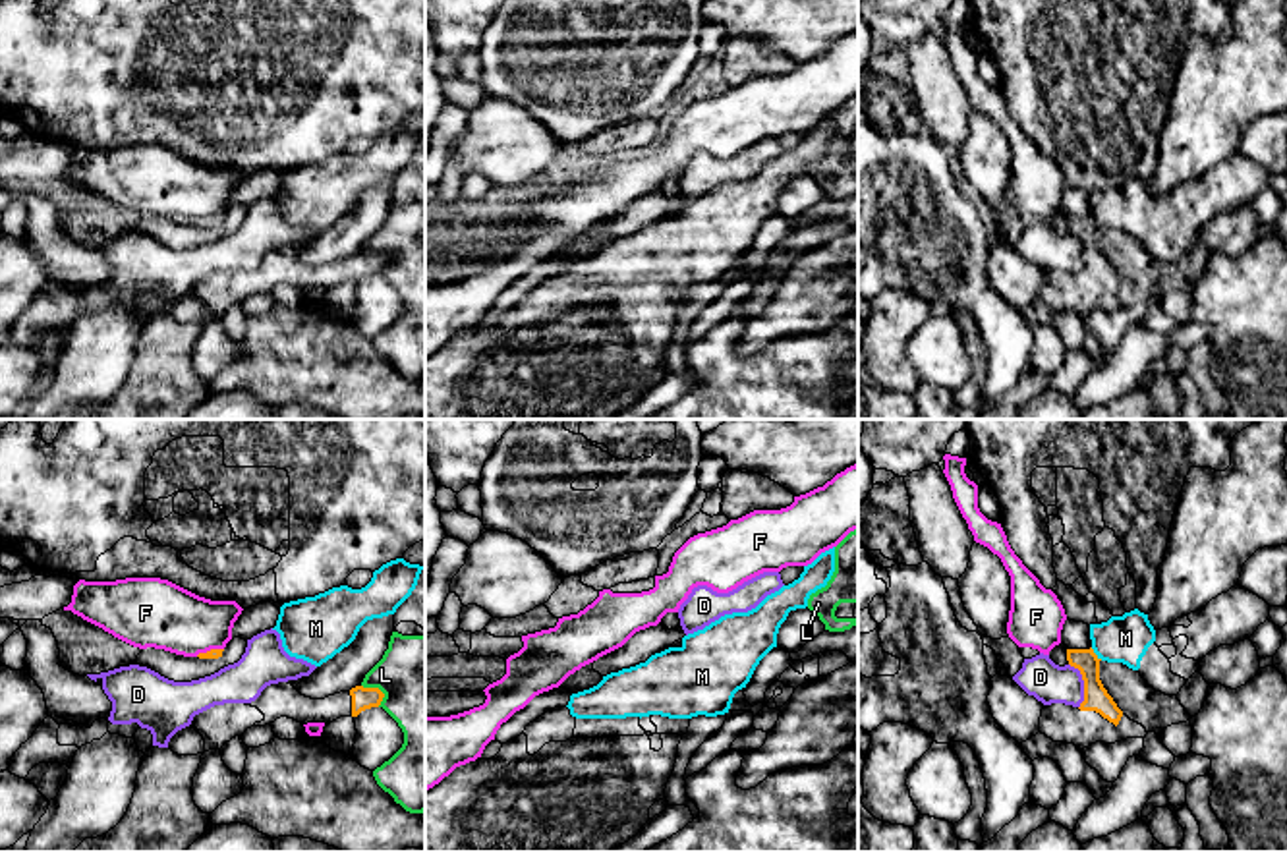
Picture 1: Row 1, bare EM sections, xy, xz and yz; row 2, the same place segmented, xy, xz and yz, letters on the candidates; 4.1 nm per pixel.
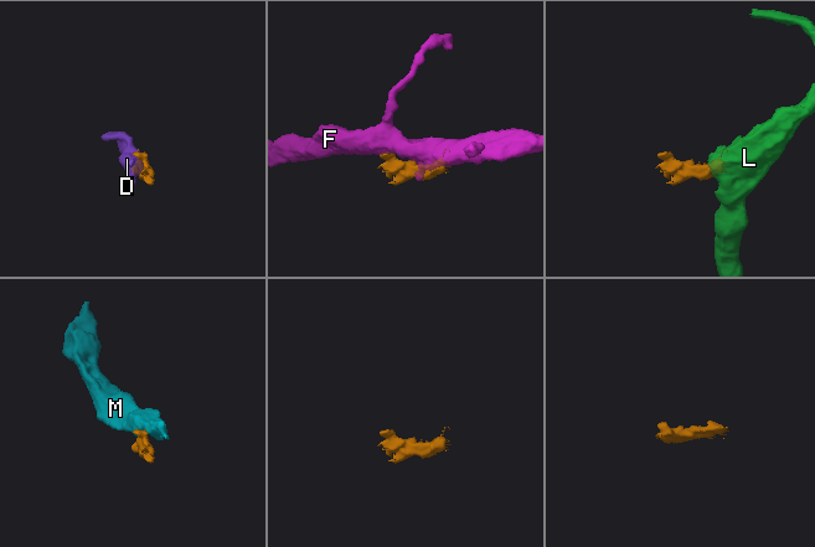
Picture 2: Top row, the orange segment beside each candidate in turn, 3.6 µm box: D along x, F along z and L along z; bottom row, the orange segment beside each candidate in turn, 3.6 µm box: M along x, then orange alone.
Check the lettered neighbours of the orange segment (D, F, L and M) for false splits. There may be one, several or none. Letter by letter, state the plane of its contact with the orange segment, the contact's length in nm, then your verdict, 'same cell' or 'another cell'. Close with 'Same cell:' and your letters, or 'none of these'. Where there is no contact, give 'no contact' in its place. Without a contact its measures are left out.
D: contact in yz; length 200 nm; another cell
F: contact in xy; length 120 nm; another cell
L: contact in xy; length 120 nm; another cell
M: contact in yz; length 80 nm; another cell
Same cell: none of these

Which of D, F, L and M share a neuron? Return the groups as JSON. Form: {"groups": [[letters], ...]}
{"groups": [["D"], ["F"], ["L"], ["M"]]}

